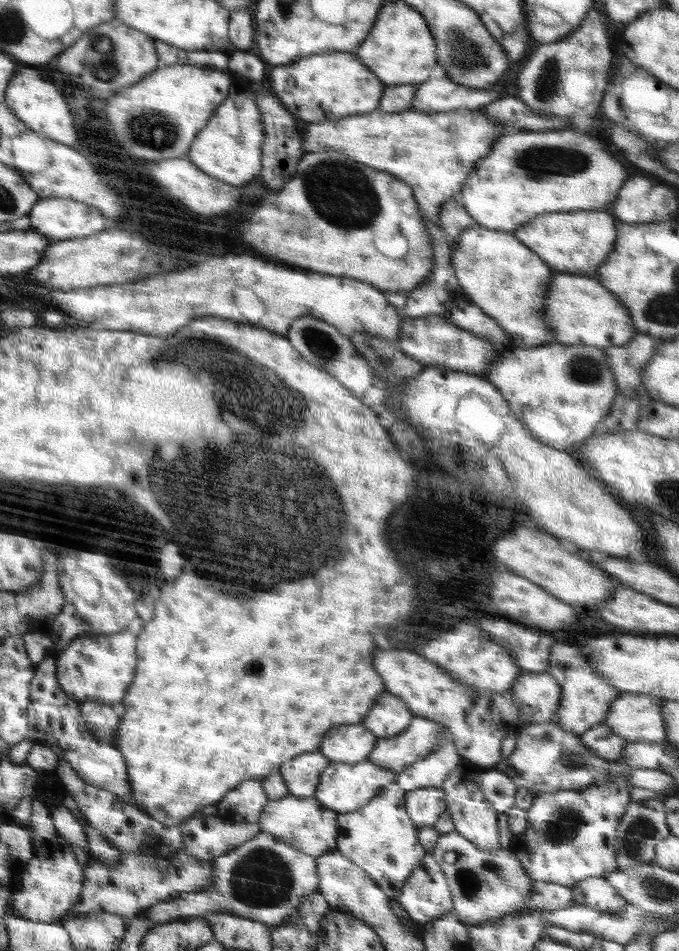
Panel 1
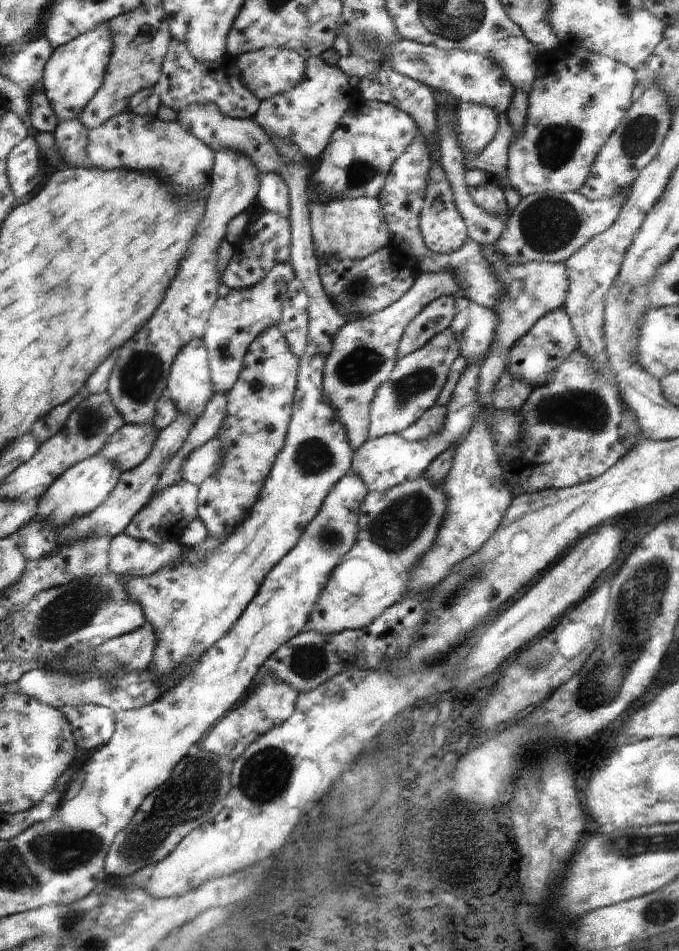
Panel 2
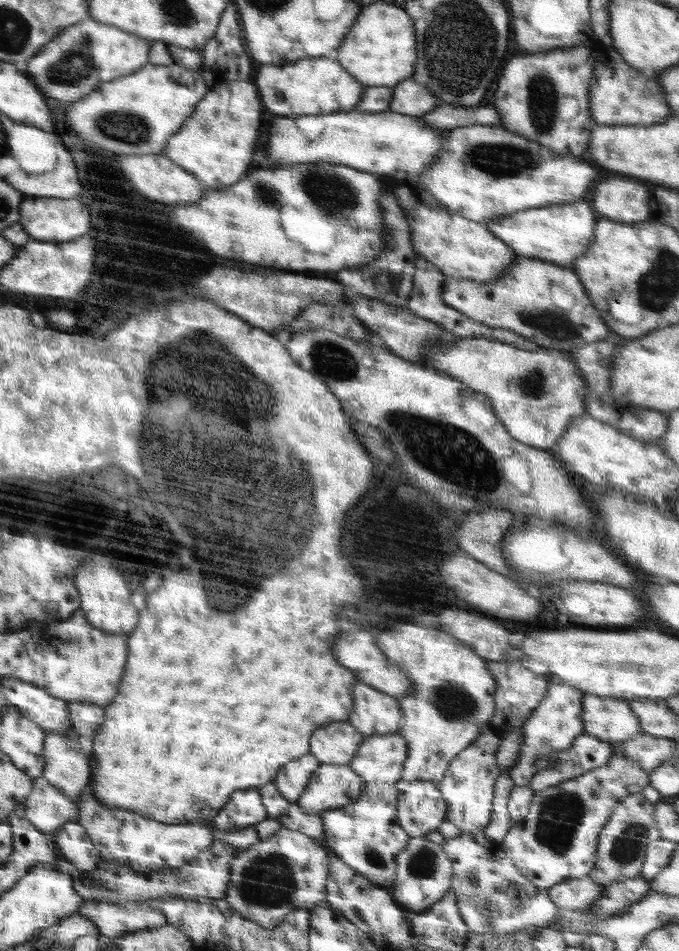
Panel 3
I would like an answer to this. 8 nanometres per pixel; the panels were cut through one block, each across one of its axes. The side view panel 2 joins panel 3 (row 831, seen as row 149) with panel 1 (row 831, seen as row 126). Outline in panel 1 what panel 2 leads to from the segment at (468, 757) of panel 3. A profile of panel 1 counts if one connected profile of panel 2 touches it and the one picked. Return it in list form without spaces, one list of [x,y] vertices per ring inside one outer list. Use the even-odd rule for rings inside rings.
[[[462,758],[459,765],[450,773],[449,778],[443,782],[441,788],[446,794],[446,812],[452,818],[455,831],[480,848],[480,850],[492,852],[492,850],[500,850],[502,848],[497,826],[498,815],[494,808],[488,804],[488,800],[482,796],[482,790],[474,780],[474,777],[482,774],[485,769],[468,759]]]

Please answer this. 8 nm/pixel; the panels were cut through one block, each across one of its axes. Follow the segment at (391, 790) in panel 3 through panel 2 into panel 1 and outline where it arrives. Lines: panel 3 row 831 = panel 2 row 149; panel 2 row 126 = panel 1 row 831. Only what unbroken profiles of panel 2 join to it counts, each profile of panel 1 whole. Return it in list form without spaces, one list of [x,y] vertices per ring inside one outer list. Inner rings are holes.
[[[396,783],[382,786],[375,798],[353,812],[338,813],[336,850],[352,861],[384,891],[397,898],[410,873],[428,853],[418,841],[417,829],[406,811],[406,794]]]

